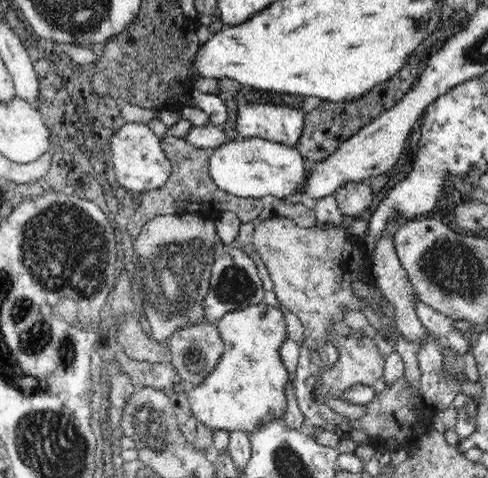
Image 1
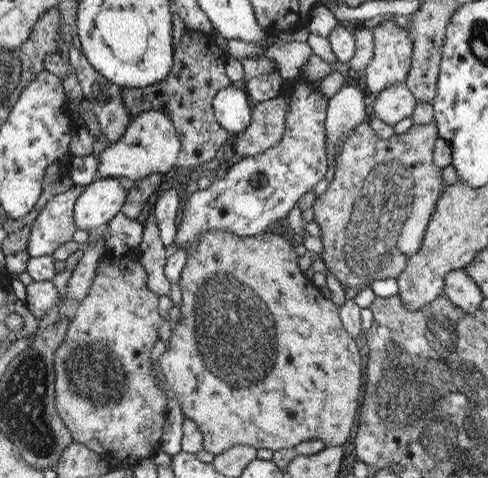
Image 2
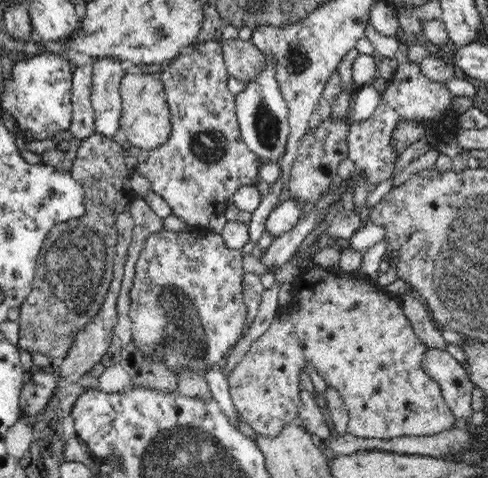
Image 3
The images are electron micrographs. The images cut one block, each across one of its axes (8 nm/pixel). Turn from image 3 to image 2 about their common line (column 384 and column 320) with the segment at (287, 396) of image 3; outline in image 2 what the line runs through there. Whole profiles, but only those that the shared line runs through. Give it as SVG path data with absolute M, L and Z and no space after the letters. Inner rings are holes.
M209 230L199 238L199 242L193 248L187 250L187 264L181 270L179 278L179 288L183 296L179 306L181 312L179 322L175 330L171 330L169 348L159 356L157 364L161 370L161 380L165 380L169 390L175 394L183 418L189 418L197 426L197 430L203 436L203 450L207 450L213 456L227 452L233 446L251 446L257 450L267 448L277 452L277 450L295 448L307 440L319 440L327 448L331 448L331 446L343 446L349 434L353 434L351 428L355 424L355 412L357 406L361 406L357 404L359 386L361 386L361 356L351 340L351 334L345 330L341 322L339 306L333 304L331 300L325 300L321 296L321 290L301 274L301 268L297 268L297 264L299 260L295 258L295 252L289 246L289 242L271 232L241 238L223 230Z

